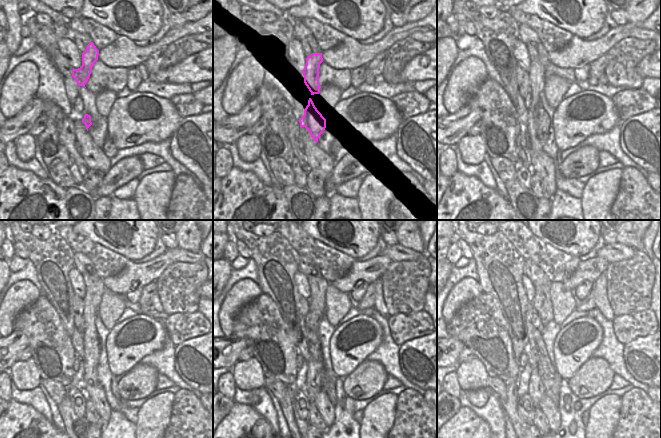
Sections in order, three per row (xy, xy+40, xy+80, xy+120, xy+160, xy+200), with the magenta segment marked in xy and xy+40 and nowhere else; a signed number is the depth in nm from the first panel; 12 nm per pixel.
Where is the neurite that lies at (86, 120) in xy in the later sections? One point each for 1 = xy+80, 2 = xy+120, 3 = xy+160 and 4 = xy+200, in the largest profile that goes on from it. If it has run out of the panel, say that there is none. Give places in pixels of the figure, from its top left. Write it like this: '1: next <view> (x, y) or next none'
1: next xy+80 (538, 123)
2: next xy+120 (91, 342)
3: next xy+160 (313, 387)
4: next xy+200 (536, 391)

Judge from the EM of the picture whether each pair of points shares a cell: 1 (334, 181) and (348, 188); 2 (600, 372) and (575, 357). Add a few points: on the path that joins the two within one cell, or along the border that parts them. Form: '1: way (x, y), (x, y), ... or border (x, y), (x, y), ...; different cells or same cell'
1: border (357, 177), (341, 183), (335, 191); different cells
2: border (592, 356), (568, 379); different cells

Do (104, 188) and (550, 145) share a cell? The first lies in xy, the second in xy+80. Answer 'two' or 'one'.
two

